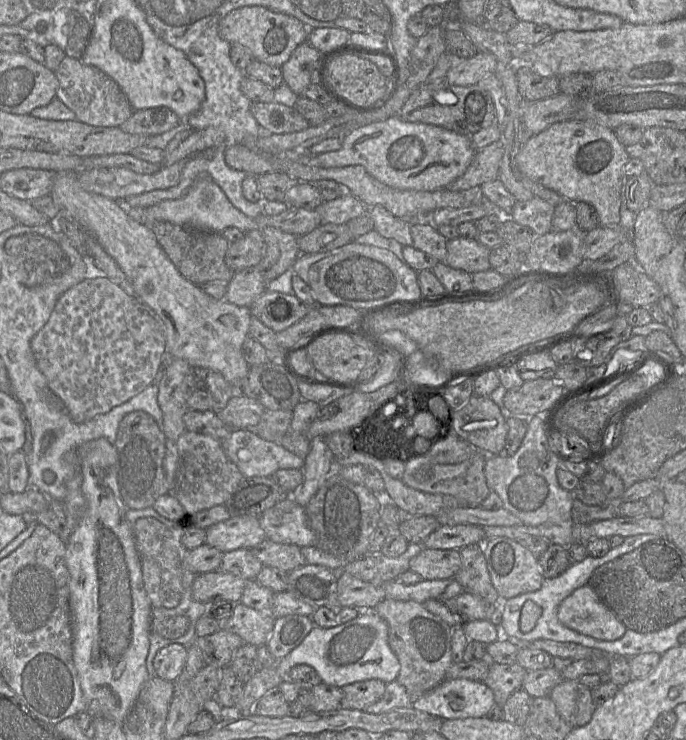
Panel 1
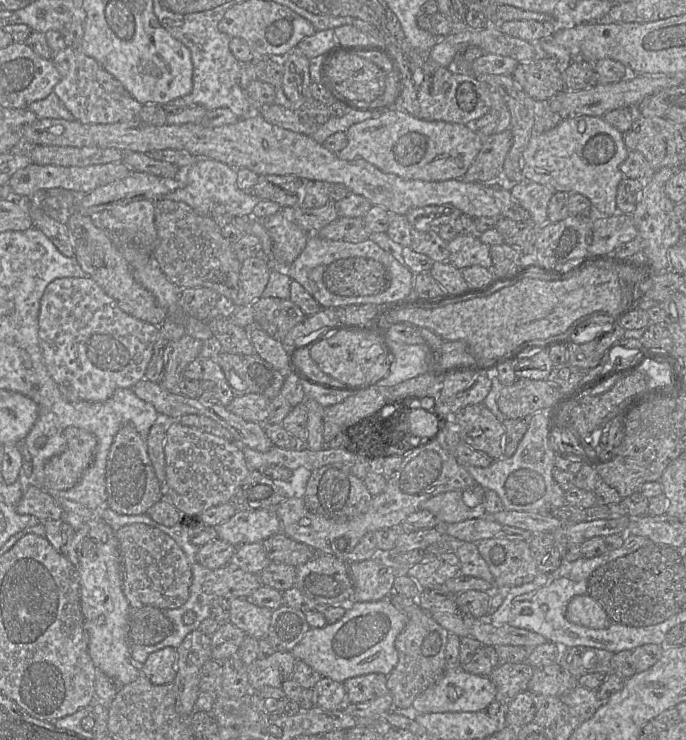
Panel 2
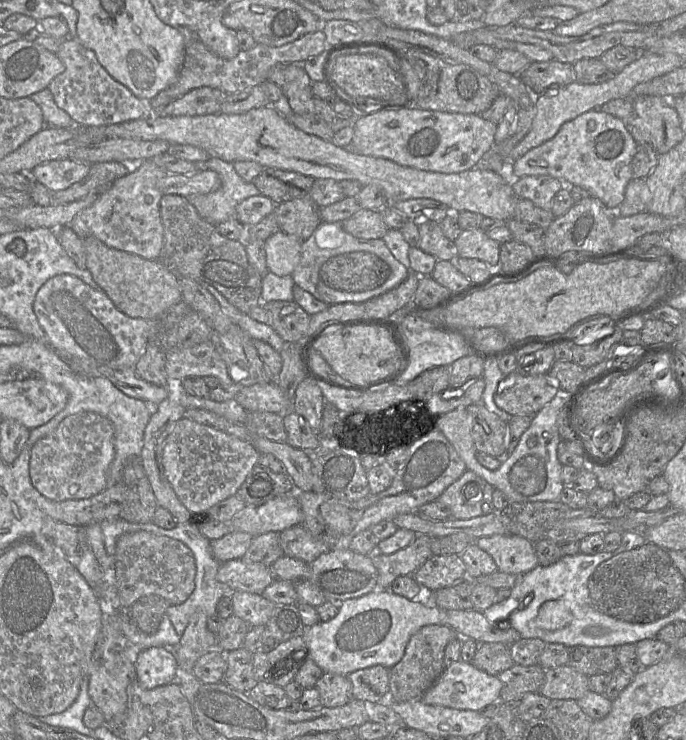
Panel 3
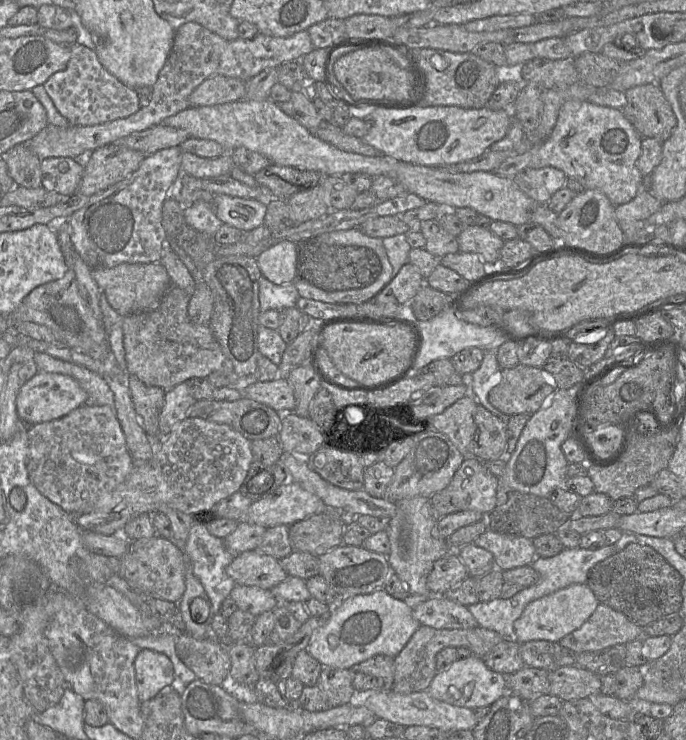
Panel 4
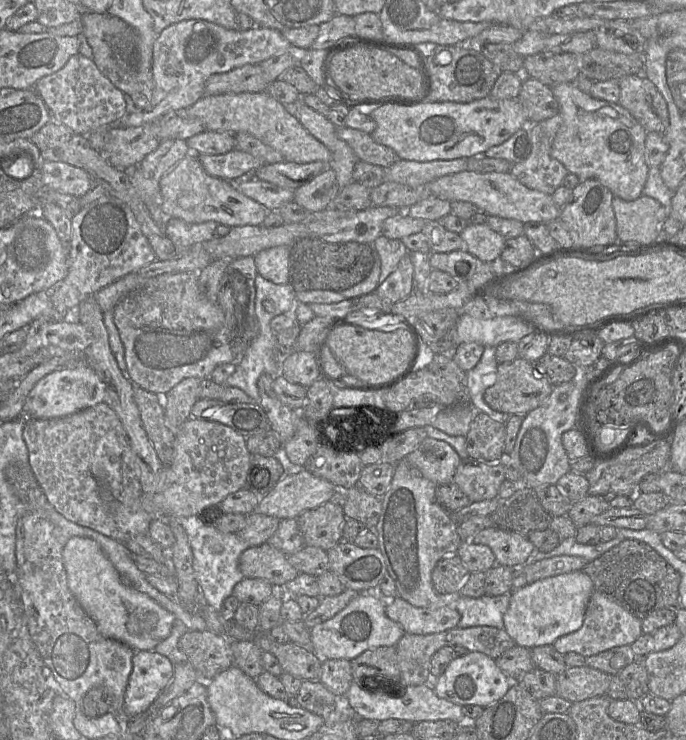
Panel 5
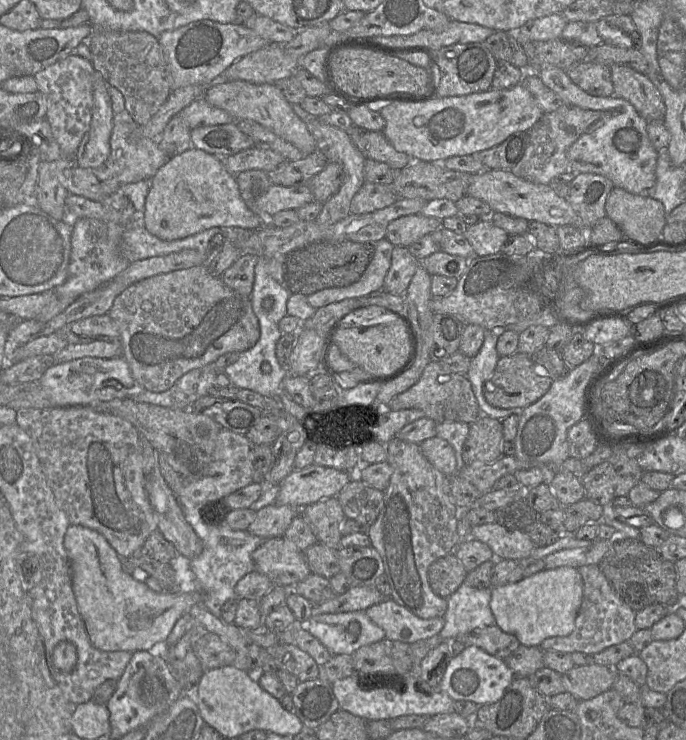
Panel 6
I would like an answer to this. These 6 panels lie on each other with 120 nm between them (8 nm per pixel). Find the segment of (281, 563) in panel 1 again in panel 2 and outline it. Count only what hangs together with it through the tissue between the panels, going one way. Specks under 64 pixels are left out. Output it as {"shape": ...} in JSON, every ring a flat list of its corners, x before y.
{"shape":[[282,532,266,538,261,543,268,559,274,563,298,567,316,555,314,549,289,538]]}

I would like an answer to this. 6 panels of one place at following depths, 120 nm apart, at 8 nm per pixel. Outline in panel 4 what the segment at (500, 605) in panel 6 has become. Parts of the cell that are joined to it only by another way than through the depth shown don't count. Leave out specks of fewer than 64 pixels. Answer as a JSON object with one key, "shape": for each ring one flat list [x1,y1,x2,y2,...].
{"shape":[[572,584,530,602,514,622,515,639,522,644,532,640,558,643,560,639,582,624,593,614,599,602,587,584]]}

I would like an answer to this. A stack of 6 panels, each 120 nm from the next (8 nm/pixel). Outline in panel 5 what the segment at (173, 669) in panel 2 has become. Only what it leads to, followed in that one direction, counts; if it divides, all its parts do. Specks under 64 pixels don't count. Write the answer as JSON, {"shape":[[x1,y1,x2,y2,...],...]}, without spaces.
{"shape":[[152,650,135,651,132,665,123,704,129,719,145,712,154,703,174,673,171,661]]}

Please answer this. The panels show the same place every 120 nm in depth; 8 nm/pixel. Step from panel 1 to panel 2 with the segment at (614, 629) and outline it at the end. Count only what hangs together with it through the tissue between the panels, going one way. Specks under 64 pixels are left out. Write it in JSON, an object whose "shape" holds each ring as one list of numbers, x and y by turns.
{"shape":[[589,594,573,597,568,603,566,617,572,623,592,629,604,629,611,622,603,608]]}

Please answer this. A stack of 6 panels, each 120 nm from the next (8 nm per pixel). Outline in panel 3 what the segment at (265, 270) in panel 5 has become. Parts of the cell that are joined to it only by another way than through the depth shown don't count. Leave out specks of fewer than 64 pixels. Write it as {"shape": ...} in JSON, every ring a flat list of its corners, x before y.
{"shape":[[277,231,265,241,266,264,277,276,290,276,300,260,301,242,297,237]]}

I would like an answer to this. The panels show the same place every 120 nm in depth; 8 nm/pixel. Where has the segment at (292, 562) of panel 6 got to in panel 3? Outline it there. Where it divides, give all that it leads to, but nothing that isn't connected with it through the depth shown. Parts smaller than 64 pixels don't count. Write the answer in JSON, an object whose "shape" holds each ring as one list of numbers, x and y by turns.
{"shape":[[233,559,221,563,216,579,226,584,230,591,261,594,274,580,270,566,262,563]]}

